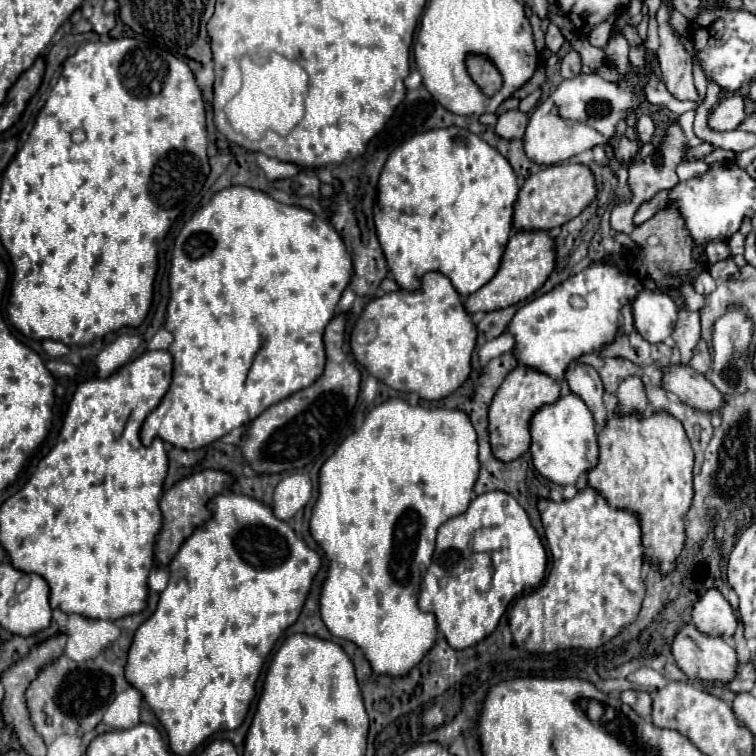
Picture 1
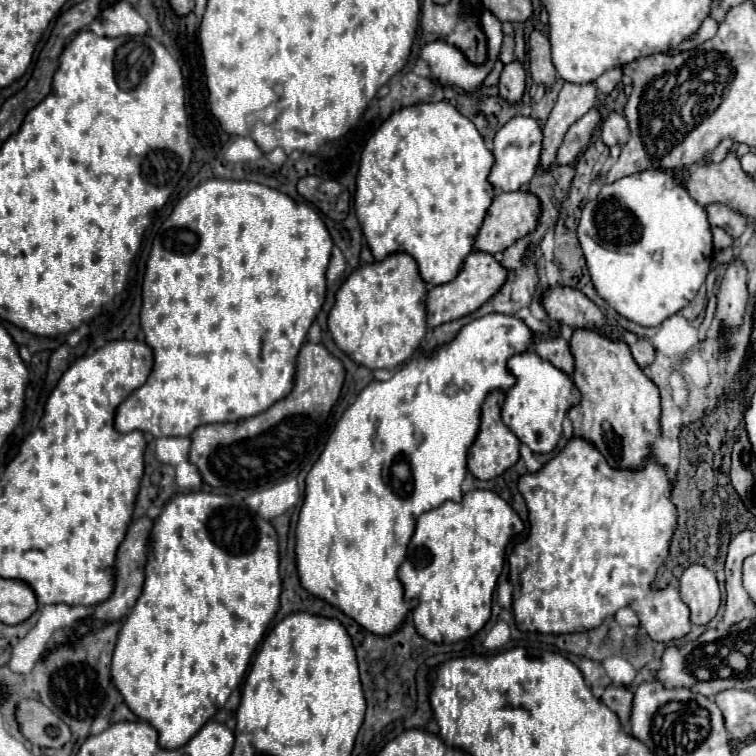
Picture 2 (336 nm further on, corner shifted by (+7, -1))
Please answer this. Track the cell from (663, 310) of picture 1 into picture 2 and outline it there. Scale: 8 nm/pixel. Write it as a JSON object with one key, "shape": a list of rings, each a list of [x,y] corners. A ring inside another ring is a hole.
{"shape":[[[655,169],[605,185],[599,197],[585,205],[577,233],[597,293],[619,315],[643,327],[657,327],[667,317],[685,309],[705,283],[713,259],[711,225],[705,209],[697,205],[687,189],[677,185],[671,175]]]}

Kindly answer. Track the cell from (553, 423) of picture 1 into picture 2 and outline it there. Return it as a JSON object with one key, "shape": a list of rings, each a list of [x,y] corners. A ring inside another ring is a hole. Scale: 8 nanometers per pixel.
{"shape":[[[525,351],[515,355],[507,363],[509,371],[517,377],[517,383],[507,391],[505,405],[501,409],[503,423],[525,443],[533,453],[551,453],[563,433],[563,419],[571,407],[579,405],[581,395],[569,375],[555,369],[549,361],[543,361],[537,353]]]}

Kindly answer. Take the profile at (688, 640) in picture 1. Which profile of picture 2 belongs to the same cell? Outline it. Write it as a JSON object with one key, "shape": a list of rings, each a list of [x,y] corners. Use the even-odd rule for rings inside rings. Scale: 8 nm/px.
{"shape":[[[573,437],[567,447],[555,455],[541,471],[537,473],[527,473],[521,477],[519,491],[529,507],[529,535],[523,543],[517,543],[513,547],[513,553],[509,557],[509,581],[513,585],[513,615],[517,629],[521,631],[539,631],[539,633],[581,633],[599,627],[607,617],[613,617],[621,607],[631,607],[639,615],[640,625],[646,630],[649,637],[659,643],[669,643],[675,639],[683,639],[691,631],[691,621],[689,621],[689,609],[687,605],[679,599],[678,587],[667,587],[663,591],[651,591],[651,581],[657,573],[657,569],[663,565],[667,553],[669,553],[669,541],[673,535],[673,529],[677,525],[677,511],[671,499],[665,495],[669,489],[669,479],[665,475],[665,469],[655,461],[655,457],[649,459],[649,465],[643,471],[625,471],[625,469],[611,469],[607,461],[603,461],[603,455],[589,443],[579,437]]]}

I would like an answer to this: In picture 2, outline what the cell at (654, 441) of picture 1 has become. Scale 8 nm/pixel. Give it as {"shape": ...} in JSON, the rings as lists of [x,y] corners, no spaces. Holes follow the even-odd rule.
{"shape":[[[575,329],[569,345],[575,357],[573,381],[581,391],[581,403],[567,413],[575,437],[593,443],[615,469],[643,469],[653,455],[655,441],[661,437],[661,395],[657,385],[633,361],[625,341],[611,341],[597,331]]]}

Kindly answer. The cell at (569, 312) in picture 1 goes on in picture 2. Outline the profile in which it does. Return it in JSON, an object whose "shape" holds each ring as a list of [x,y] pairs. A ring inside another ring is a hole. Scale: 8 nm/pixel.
{"shape":[[[491,313],[491,315],[485,315],[481,319],[475,319],[471,321],[469,325],[465,325],[457,337],[439,347],[435,351],[435,355],[431,357],[421,357],[421,359],[411,359],[403,369],[399,369],[389,381],[373,381],[369,383],[357,397],[357,401],[343,413],[343,417],[337,421],[323,453],[319,455],[317,463],[311,467],[311,471],[307,473],[307,491],[305,491],[305,501],[303,501],[303,507],[301,507],[301,513],[299,513],[299,523],[297,523],[297,571],[299,571],[299,579],[301,579],[301,585],[317,595],[319,599],[327,601],[329,605],[333,605],[335,609],[339,609],[341,613],[349,615],[353,621],[357,621],[363,629],[367,629],[369,633],[373,635],[391,635],[395,633],[405,617],[409,615],[409,611],[415,609],[417,603],[413,601],[407,601],[405,595],[403,595],[403,585],[397,577],[397,569],[401,567],[403,559],[405,559],[405,553],[407,553],[407,545],[415,533],[415,525],[417,525],[417,517],[421,513],[427,513],[431,509],[443,505],[445,501],[459,501],[463,497],[463,491],[461,491],[461,483],[465,481],[465,475],[467,475],[467,451],[469,447],[473,445],[475,437],[477,437],[477,431],[479,431],[479,421],[481,421],[481,403],[483,399],[487,397],[489,391],[493,389],[503,389],[503,391],[509,391],[513,385],[515,385],[515,377],[511,375],[509,367],[507,367],[507,361],[517,355],[517,353],[525,353],[533,339],[537,335],[525,325],[523,319],[519,317],[513,317],[513,315],[501,315],[501,313]]]}

